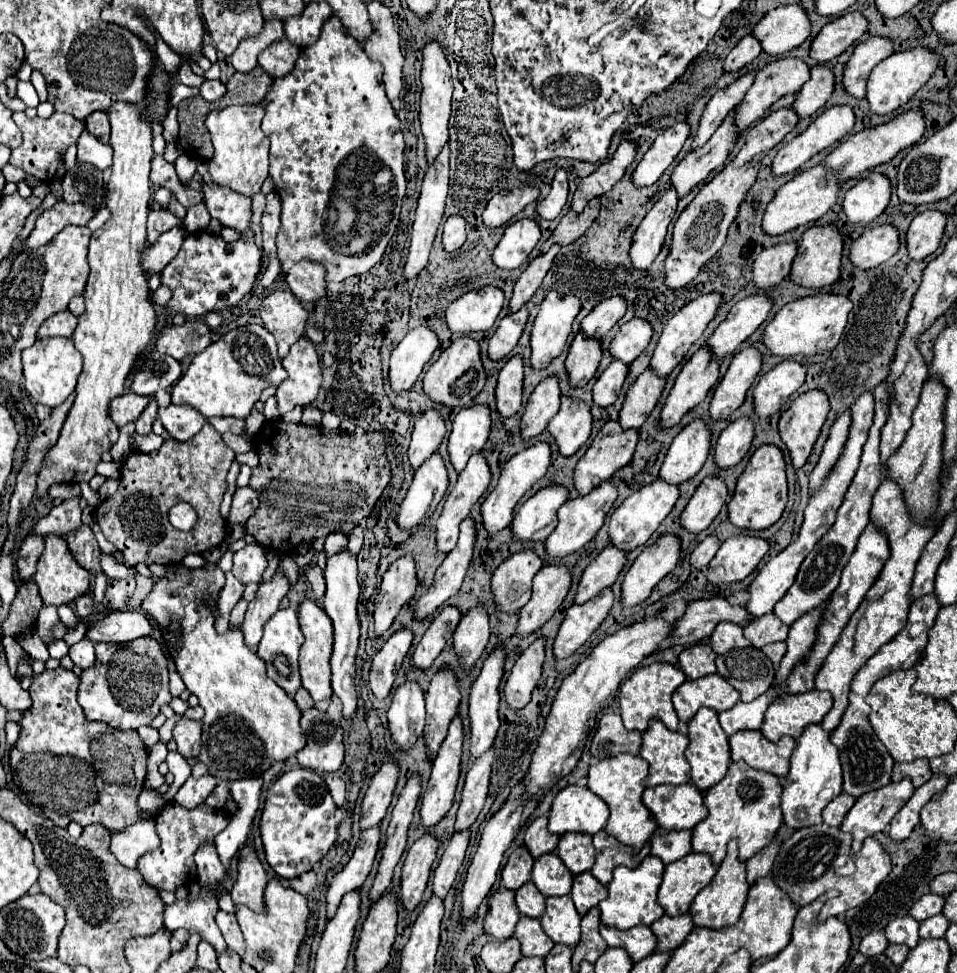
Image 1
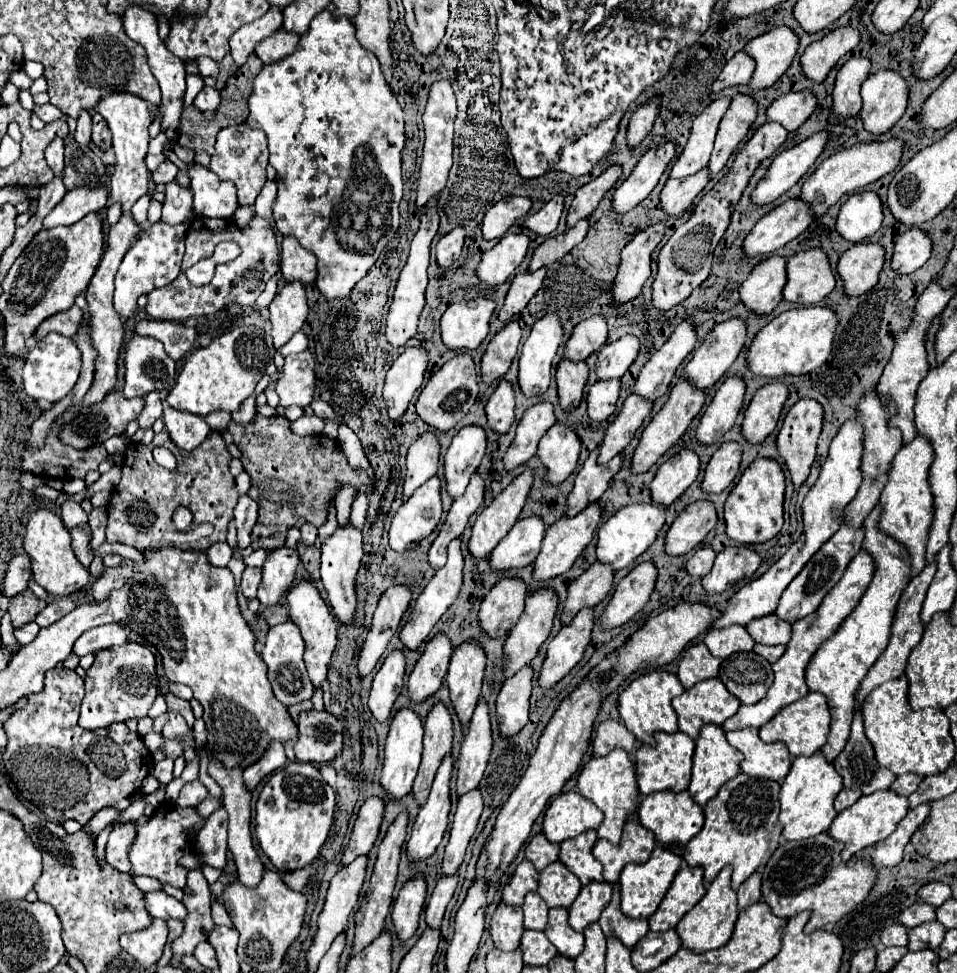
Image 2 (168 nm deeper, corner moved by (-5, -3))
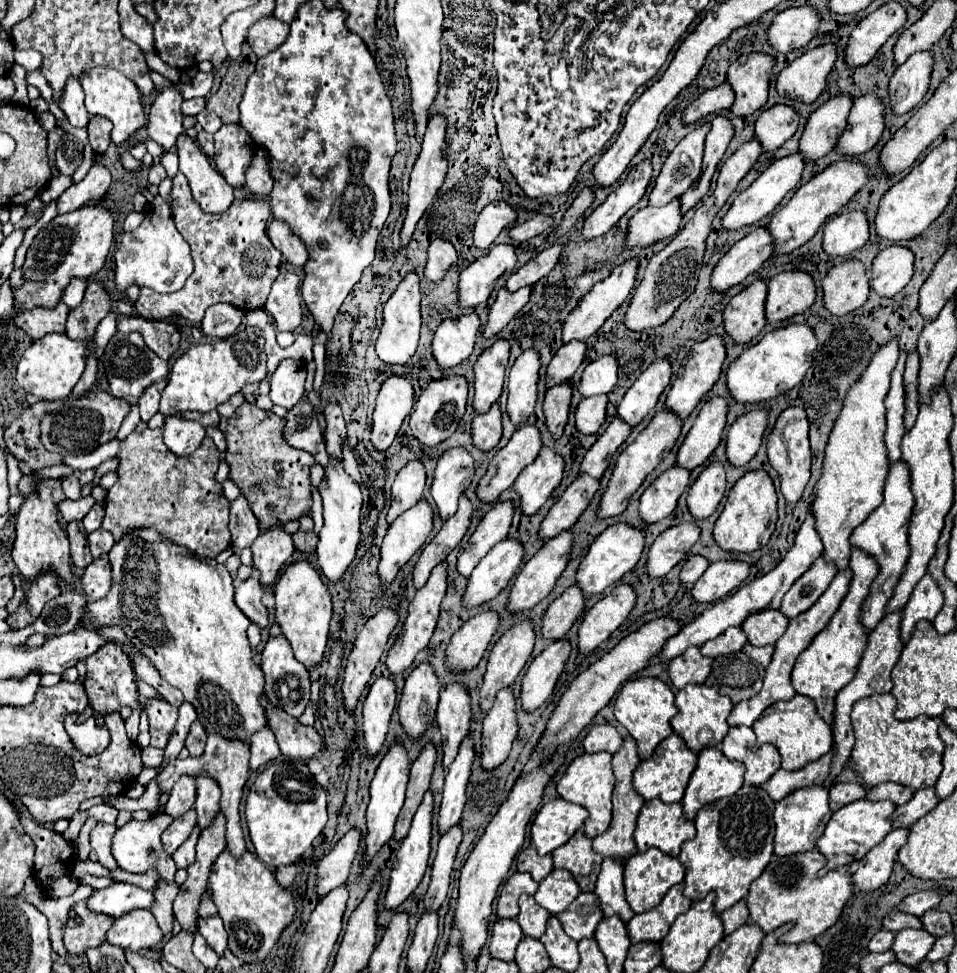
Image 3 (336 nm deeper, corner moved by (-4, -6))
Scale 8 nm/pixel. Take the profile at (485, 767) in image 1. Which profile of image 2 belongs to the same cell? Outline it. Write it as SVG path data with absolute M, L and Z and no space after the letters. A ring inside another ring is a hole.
M472 789L458 799L458 809L454 813L454 825L450 831L450 843L446 845L446 853L442 861L444 875L456 873L456 869L460 867L466 847L476 831L482 809L484 809L484 799L482 799L480 789Z

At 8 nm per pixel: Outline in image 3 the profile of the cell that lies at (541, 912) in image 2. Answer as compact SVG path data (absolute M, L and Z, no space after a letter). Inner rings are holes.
M523 894L519 898L519 908L521 908L521 912L517 916L517 922L523 930L523 934L531 936L531 938L541 938L545 932L545 924L547 924L551 914L547 910L543 910L535 902L533 896L527 896L527 894Z

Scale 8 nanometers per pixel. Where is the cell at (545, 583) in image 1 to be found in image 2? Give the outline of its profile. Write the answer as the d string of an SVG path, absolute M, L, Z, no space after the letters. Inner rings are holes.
M544 587L544 589L538 589L538 591L528 595L526 609L524 609L520 621L510 629L508 639L504 643L504 661L506 661L504 673L506 673L506 677L512 677L516 671L526 667L536 657L540 645L548 639L548 635L552 631L556 611L558 611L558 595L556 595L556 591Z

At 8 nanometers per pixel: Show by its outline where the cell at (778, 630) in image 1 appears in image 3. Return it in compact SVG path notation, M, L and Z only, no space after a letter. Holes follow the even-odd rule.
M763 610L751 614L741 628L745 630L747 640L753 646L765 646L765 644L775 644L777 638L783 636L787 626L789 618L781 610Z

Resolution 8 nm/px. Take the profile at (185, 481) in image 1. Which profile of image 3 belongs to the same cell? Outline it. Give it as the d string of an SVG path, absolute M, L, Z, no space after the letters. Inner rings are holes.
M133 430L119 446L117 474L119 480L107 490L103 528L121 540L125 532L153 526L159 534L181 546L195 546L195 554L215 558L229 548L229 500L221 494L221 484L215 480L219 466L219 450L211 438L191 456L175 456L167 450L161 430Z

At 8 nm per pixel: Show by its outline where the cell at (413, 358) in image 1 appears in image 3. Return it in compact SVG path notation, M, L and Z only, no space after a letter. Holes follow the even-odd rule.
M389 376L387 382L381 386L377 396L377 406L373 412L373 428L371 428L371 444L375 450L385 452L399 428L405 416L413 408L413 386L411 380L405 376Z

